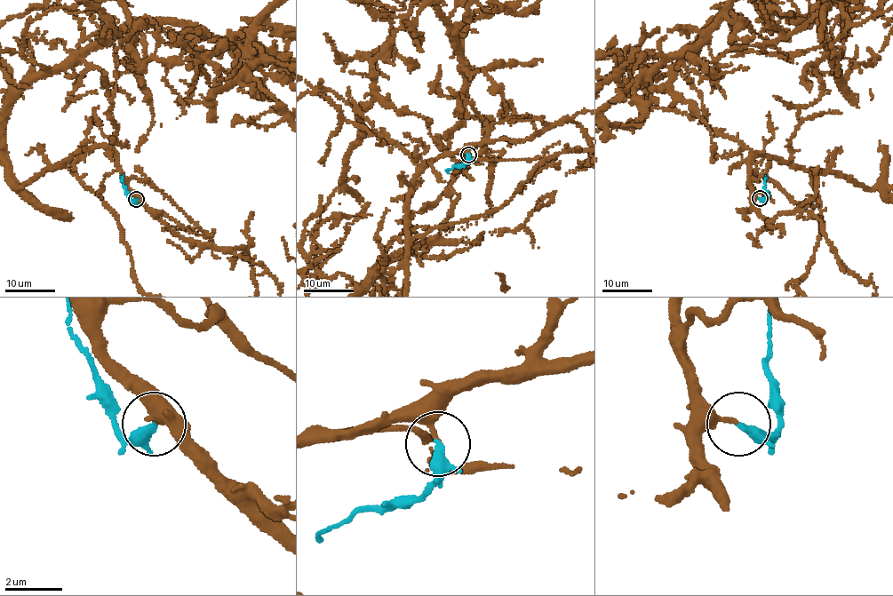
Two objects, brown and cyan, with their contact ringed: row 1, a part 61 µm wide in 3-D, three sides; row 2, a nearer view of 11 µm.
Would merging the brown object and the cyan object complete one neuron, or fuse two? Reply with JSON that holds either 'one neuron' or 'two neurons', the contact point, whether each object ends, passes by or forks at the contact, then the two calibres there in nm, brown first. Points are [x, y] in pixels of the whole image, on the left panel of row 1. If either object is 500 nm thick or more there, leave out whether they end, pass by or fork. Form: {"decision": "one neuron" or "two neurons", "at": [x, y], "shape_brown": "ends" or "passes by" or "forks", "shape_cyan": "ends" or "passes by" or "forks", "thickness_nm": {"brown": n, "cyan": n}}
{"decision": "one neuron", "at": [136, 199], "shape_brown": "ends", "shape_cyan": "passes by", "thickness_nm": {"brown": 240, "cyan": 240}}

